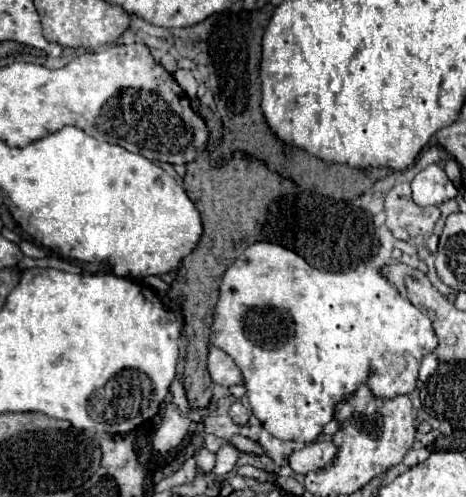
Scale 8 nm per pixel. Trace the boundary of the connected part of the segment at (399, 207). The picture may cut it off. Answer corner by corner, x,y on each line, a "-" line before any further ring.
397,184
385,198
387,228
399,240
411,240
433,232
441,212
437,206
421,208
411,198
409,184

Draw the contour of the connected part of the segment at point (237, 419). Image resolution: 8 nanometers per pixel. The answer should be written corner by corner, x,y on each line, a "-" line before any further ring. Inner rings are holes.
239,400
229,408
229,416
233,418
233,422
237,426
247,426
249,424
249,410

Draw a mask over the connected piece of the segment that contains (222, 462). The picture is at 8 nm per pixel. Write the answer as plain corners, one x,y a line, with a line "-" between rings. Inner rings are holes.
225,444
219,452
217,452
217,464
215,464
215,476
225,476
227,472
231,472
231,468
235,466
237,458
241,456
241,452
231,446
231,444

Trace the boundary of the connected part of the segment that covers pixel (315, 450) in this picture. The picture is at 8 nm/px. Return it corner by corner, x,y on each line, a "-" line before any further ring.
319,440
305,444
289,456
289,466
295,474
307,474
327,466
335,456
335,444
331,440

